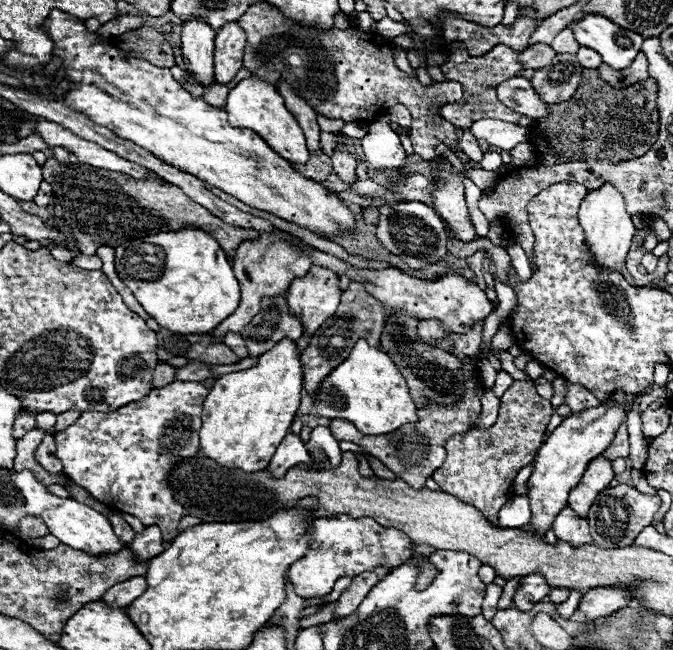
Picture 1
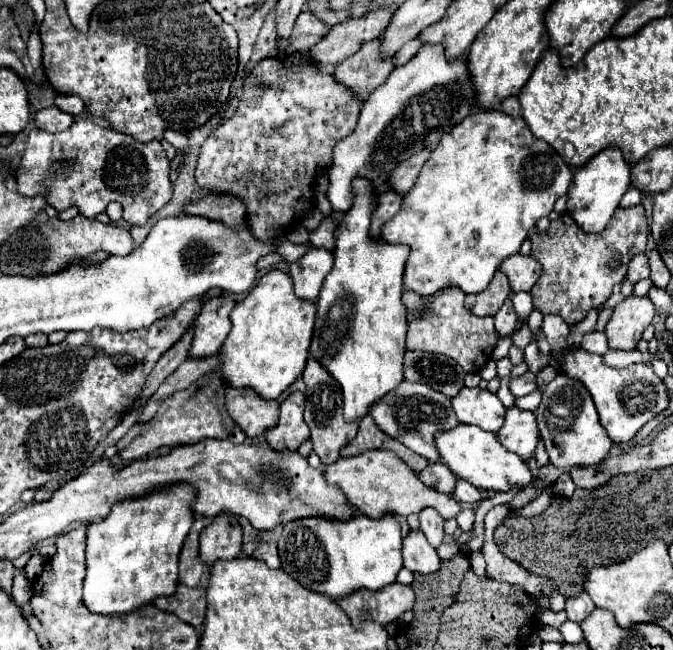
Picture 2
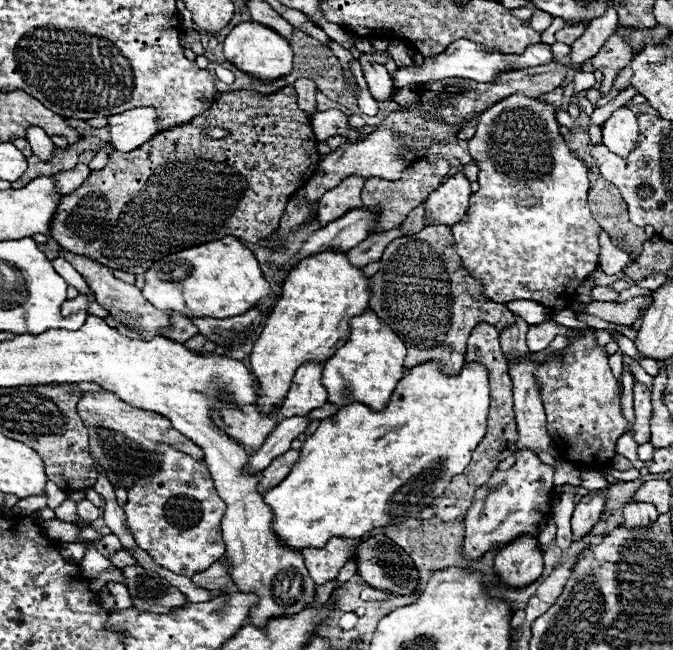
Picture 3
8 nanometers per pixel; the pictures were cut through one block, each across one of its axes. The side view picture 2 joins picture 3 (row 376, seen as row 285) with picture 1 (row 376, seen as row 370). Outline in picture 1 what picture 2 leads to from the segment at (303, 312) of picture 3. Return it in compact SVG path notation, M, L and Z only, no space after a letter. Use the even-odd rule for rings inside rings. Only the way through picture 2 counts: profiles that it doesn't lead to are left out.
M280 340L260 356L254 368L220 376L204 400L200 428L202 454L222 468L238 468L242 472L266 470L276 444L290 430L300 406L300 392L300 354L292 340Z

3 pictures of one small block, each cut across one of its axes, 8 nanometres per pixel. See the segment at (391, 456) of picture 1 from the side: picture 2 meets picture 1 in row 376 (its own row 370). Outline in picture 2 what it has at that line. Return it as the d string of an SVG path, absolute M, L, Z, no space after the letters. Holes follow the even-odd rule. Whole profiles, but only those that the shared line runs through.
M448 288L436 292L434 296L420 296L416 292L406 290L402 294L402 304L408 310L408 322L418 320L418 326L410 326L412 340L418 340L418 350L444 354L456 360L464 372L480 372L484 364L490 360L492 350L498 342L498 334L494 332L492 318L476 318L464 308L464 292L456 288Z

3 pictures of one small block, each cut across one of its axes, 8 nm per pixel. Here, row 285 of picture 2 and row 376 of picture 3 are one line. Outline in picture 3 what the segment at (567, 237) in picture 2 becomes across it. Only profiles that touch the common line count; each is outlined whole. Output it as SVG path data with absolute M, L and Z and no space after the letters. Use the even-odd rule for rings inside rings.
M574 330L578 336L566 336L568 346L560 358L546 360L536 372L540 396L546 408L546 430L560 438L562 452L572 462L600 468L610 462L616 452L616 440L628 430L628 422L620 414L620 384L608 366L604 346L596 344L596 330Z

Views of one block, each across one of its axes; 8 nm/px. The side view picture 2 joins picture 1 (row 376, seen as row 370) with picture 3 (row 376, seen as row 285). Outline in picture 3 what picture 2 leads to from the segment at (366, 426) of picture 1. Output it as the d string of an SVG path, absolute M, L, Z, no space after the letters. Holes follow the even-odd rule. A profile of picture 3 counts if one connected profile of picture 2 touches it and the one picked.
M372 310L354 316L350 320L348 342L342 348L338 348L332 358L324 362L322 384L328 390L328 402L336 406L362 402L372 410L386 408L396 384L404 376L404 358L406 358L404 342Z

